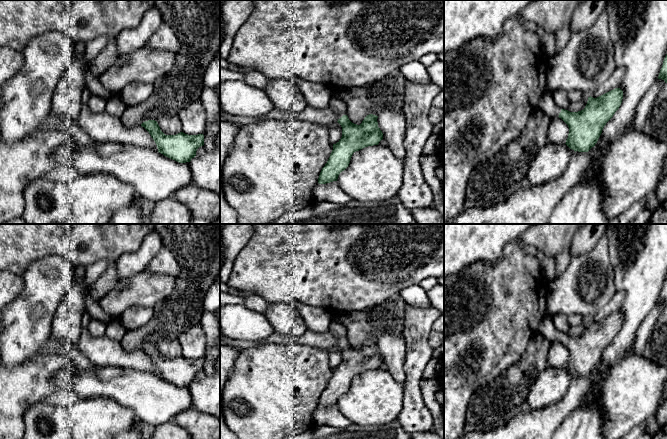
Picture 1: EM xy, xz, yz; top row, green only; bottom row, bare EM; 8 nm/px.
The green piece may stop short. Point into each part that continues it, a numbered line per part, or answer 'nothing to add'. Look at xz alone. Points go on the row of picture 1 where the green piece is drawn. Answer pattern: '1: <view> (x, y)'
1: xz (337, 105)

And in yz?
1: yz (547, 104)

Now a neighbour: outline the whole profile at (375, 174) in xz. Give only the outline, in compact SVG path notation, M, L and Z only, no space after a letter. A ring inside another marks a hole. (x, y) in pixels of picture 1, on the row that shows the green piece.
M382 145L365 147L353 153L349 166L337 179L340 189L358 202L383 202L397 195L403 184L404 161Z

